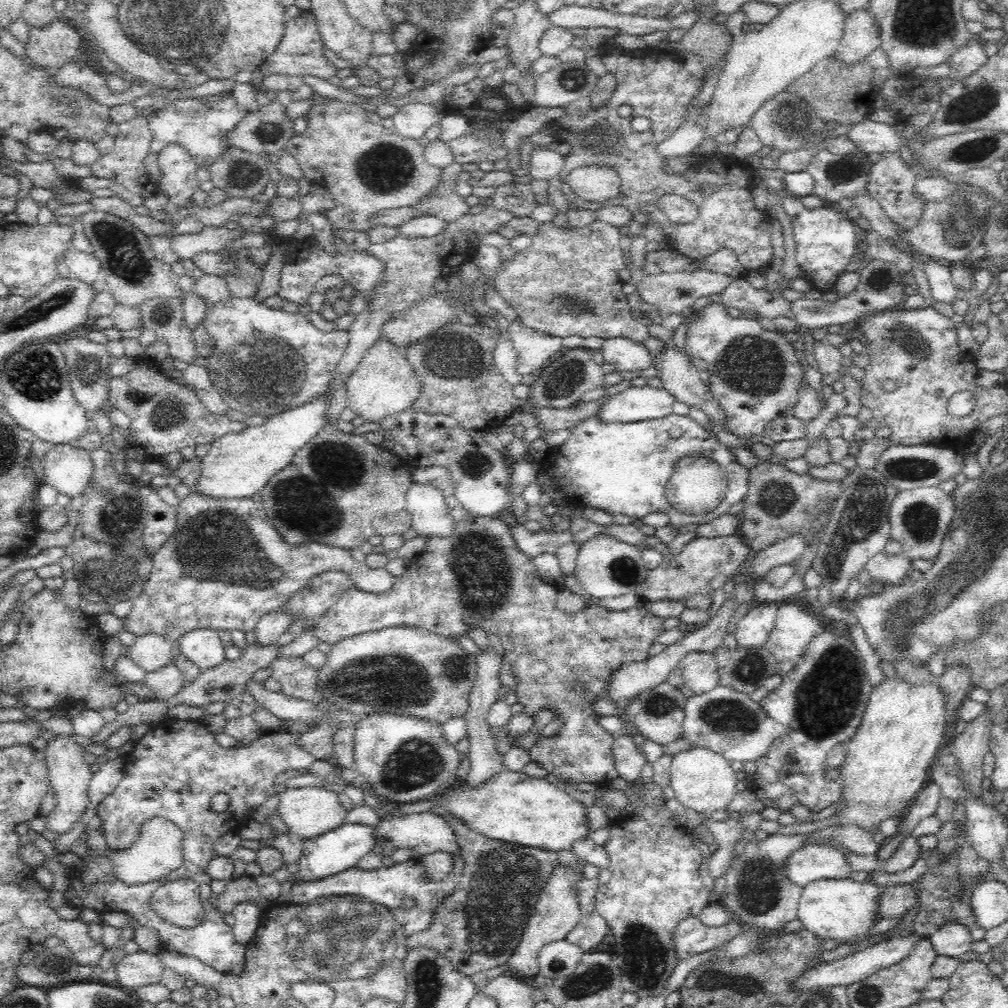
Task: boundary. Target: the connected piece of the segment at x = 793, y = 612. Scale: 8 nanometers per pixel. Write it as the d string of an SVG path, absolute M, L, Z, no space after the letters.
M793 602L780 603L773 630L765 645L778 667L789 661L796 664L812 638L822 632L820 623L818 614L806 612Z

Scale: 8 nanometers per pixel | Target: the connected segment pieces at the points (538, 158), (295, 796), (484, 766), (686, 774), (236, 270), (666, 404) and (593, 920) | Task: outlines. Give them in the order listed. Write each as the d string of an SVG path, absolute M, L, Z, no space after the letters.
M547 148L530 151L527 158L530 161L527 166L530 173L525 180L529 182L538 180L549 182L551 179L557 178L566 166L566 156Z
M302 788L288 789L280 793L279 816L286 823L289 832L304 838L306 841L325 832L330 832L346 823L346 815L349 812L349 804L341 795L328 789Z
M490 646L488 649L480 649L479 647L479 652L476 656L477 678L469 696L468 710L464 716L468 731L467 740L470 741L470 752L466 755L470 759L470 771L464 782L462 782L472 788L503 771L503 756L497 752L495 738L491 736L492 731L488 729L488 723L486 723L488 713L492 705L498 700L498 692L500 692L503 686L501 682L501 667L503 666L501 654L498 654L496 650Z
M694 747L692 750L676 754L671 764L669 786L674 792L673 798L686 810L713 818L725 816L734 795L741 788L741 783L730 763L720 754L715 754L708 748Z
M227 245L216 252L225 262L233 264L233 268L224 276L231 297L254 297L263 282L265 264L256 264L247 254L251 250Z
M646 385L630 387L603 400L596 418L606 423L635 423L660 419L672 413L675 398L668 389Z
M580 880L578 898L581 906L581 917L578 924L566 935L566 941L584 950L595 951L604 938L611 932L605 918L598 914L596 908L596 894L600 884L594 880Z

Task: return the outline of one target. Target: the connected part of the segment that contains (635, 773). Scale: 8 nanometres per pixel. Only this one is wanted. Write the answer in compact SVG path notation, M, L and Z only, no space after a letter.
M635 735L616 737L612 752L617 776L624 778L629 784L636 783L647 761Z

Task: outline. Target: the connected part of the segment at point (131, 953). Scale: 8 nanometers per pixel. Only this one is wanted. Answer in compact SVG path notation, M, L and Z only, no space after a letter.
M134 947L129 949L120 960L115 960L114 967L117 974L116 985L127 991L160 983L164 969L157 954Z

